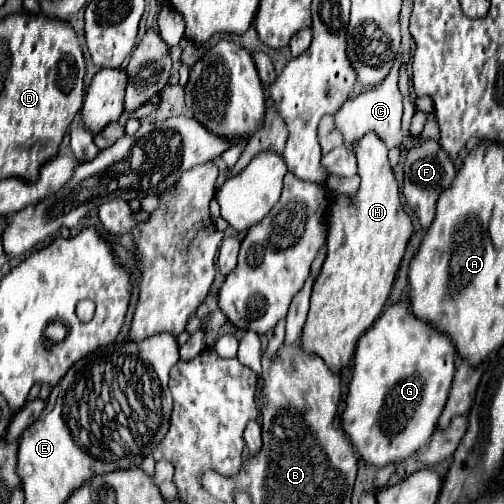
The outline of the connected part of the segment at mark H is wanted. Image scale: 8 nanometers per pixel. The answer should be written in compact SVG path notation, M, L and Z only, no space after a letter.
M367 134L355 144L355 154L361 186L355 194L339 194L331 202L327 256L313 284L311 310L301 334L303 352L323 358L335 374L349 366L357 340L379 318L413 232L411 218L401 208L385 144L375 134Z

